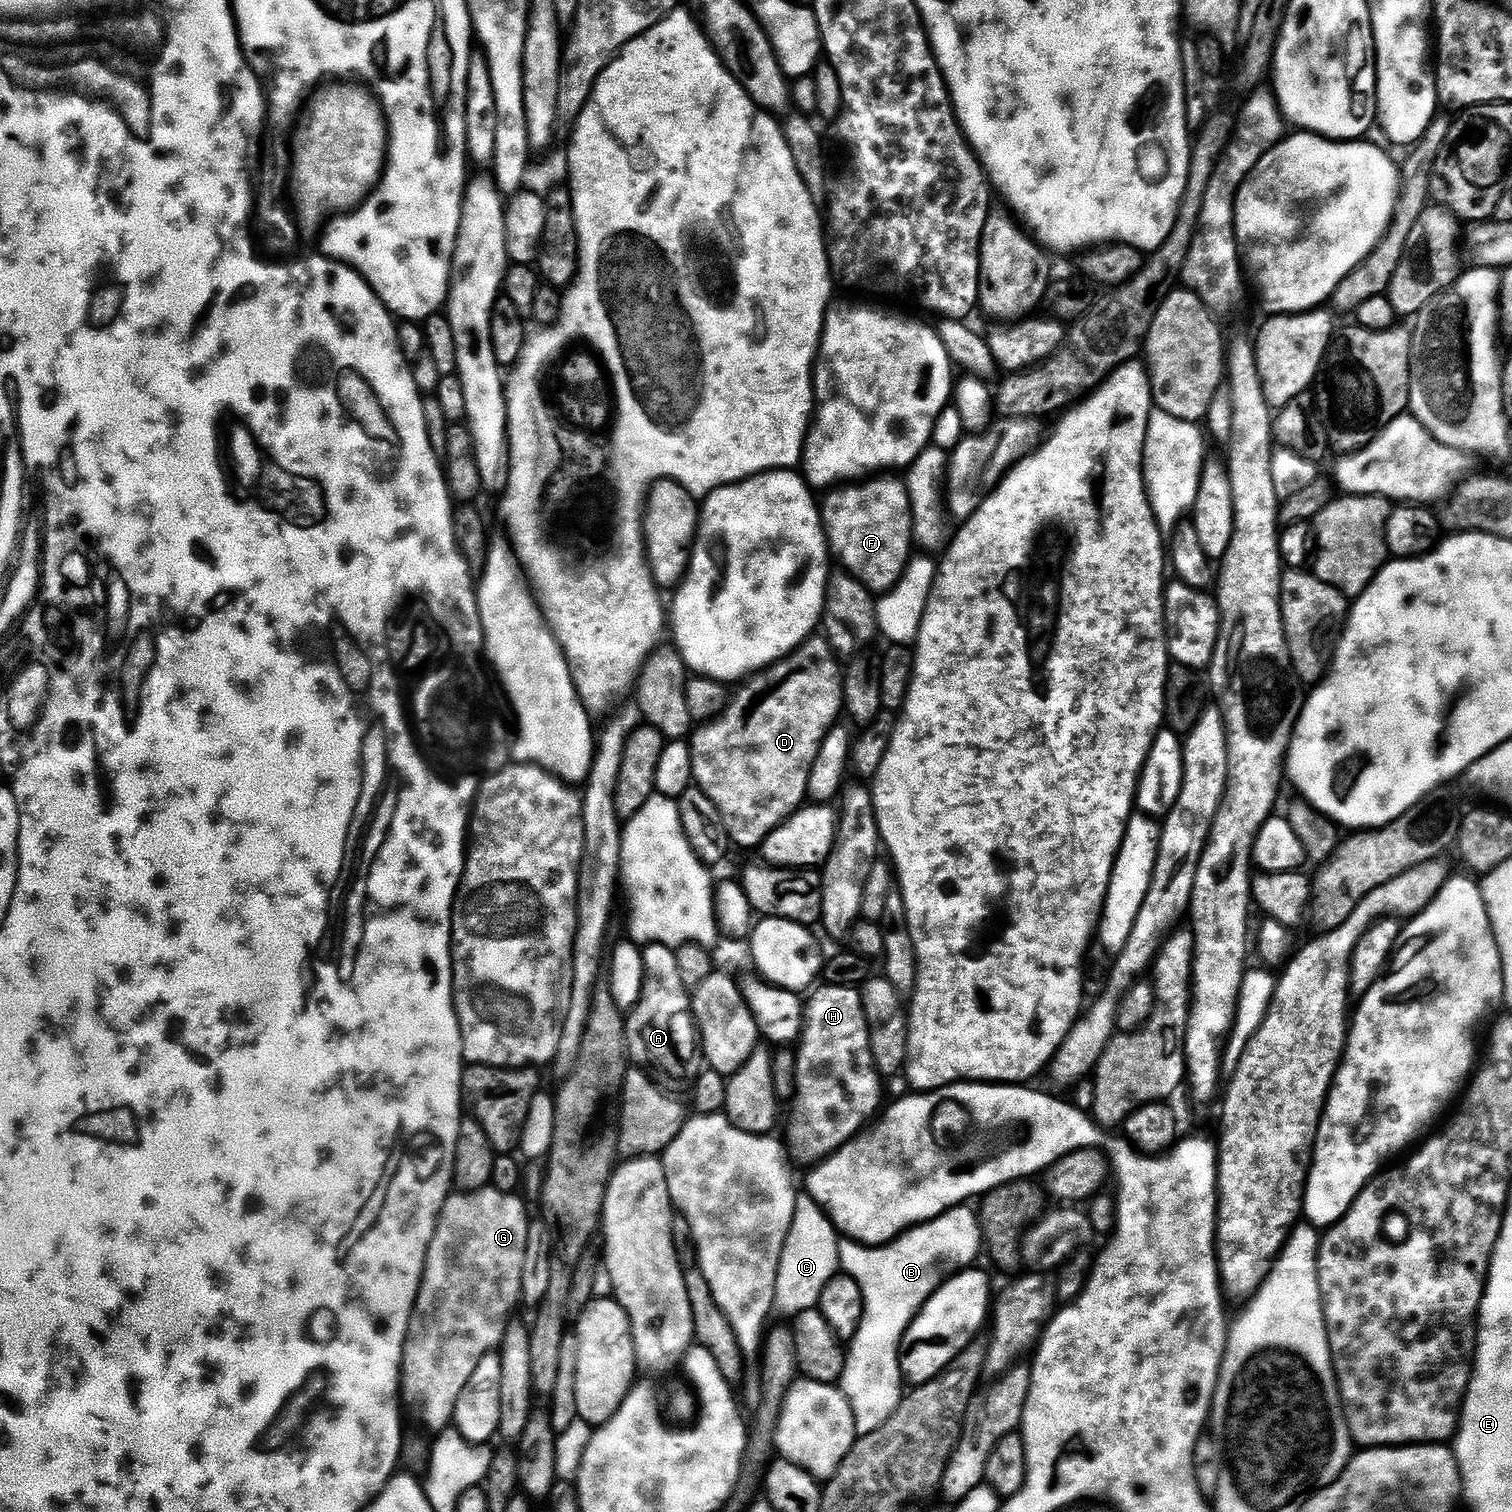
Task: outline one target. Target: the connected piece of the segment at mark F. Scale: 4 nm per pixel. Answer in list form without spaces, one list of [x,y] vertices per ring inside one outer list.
[[[872,478],[869,484],[865,482],[857,483],[855,486],[840,486],[835,490],[829,491],[825,500],[822,500],[822,519],[824,522],[824,535],[828,538],[828,547],[840,559],[839,567],[847,572],[849,576],[853,576],[855,580],[859,580],[865,589],[872,594],[883,594],[888,592],[900,581],[900,576],[904,572],[904,567],[908,565],[910,557],[913,555],[914,549],[914,533],[912,531],[912,503],[908,497],[908,490],[903,479],[900,480],[880,480],[884,478]]]

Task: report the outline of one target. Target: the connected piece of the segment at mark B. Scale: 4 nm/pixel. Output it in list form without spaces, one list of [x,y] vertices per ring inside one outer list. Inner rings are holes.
[[[968,1206],[952,1208],[925,1224],[917,1224],[888,1244],[869,1246],[841,1239],[843,1275],[858,1282],[864,1299],[864,1317],[855,1338],[847,1345],[844,1372],[838,1381],[840,1391],[854,1410],[857,1437],[879,1432],[903,1401],[906,1381],[900,1375],[900,1344],[908,1327],[940,1287],[940,1272],[955,1274],[971,1269],[979,1256],[982,1256],[980,1217]]]

